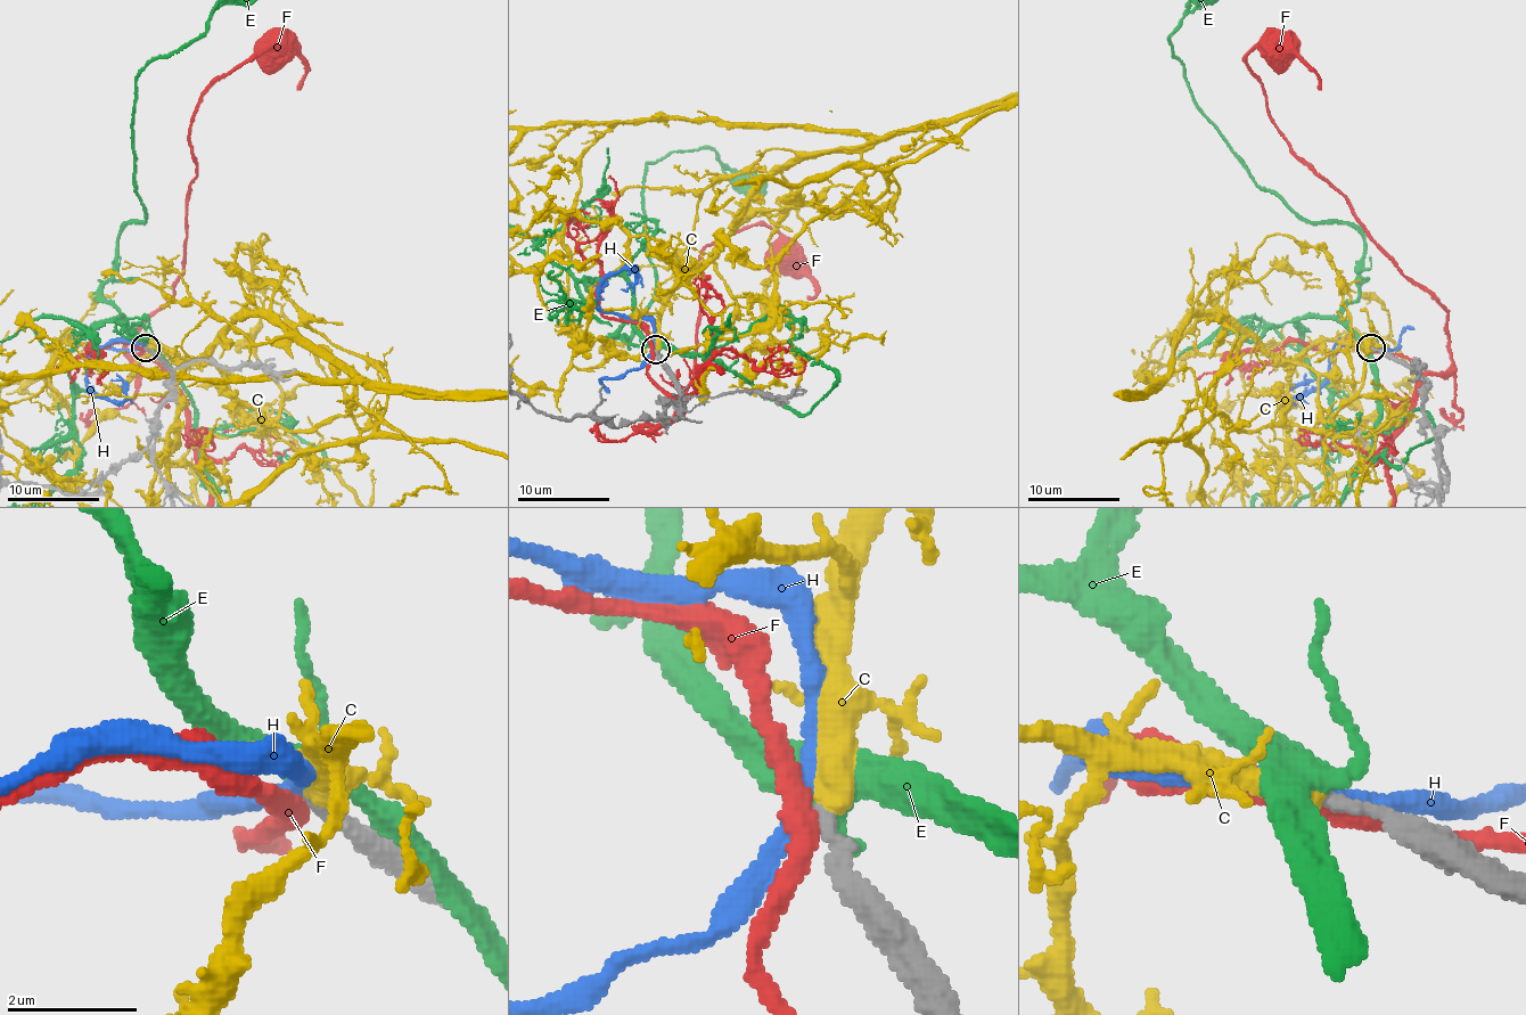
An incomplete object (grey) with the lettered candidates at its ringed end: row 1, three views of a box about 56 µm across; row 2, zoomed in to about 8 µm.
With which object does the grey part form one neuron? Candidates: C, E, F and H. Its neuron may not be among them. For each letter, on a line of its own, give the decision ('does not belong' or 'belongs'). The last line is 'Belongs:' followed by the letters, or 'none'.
C: belongs
E: does not belong
F: does not belong
H: does not belong
Belongs: C

